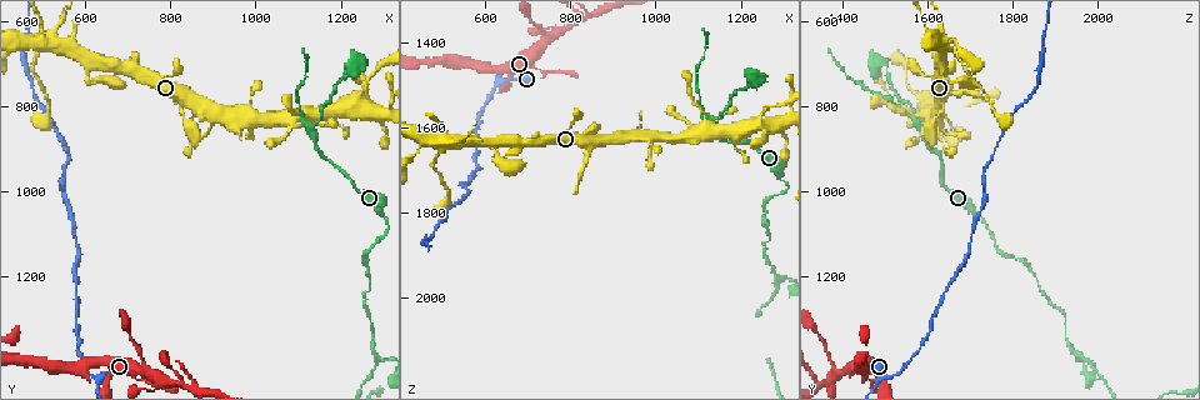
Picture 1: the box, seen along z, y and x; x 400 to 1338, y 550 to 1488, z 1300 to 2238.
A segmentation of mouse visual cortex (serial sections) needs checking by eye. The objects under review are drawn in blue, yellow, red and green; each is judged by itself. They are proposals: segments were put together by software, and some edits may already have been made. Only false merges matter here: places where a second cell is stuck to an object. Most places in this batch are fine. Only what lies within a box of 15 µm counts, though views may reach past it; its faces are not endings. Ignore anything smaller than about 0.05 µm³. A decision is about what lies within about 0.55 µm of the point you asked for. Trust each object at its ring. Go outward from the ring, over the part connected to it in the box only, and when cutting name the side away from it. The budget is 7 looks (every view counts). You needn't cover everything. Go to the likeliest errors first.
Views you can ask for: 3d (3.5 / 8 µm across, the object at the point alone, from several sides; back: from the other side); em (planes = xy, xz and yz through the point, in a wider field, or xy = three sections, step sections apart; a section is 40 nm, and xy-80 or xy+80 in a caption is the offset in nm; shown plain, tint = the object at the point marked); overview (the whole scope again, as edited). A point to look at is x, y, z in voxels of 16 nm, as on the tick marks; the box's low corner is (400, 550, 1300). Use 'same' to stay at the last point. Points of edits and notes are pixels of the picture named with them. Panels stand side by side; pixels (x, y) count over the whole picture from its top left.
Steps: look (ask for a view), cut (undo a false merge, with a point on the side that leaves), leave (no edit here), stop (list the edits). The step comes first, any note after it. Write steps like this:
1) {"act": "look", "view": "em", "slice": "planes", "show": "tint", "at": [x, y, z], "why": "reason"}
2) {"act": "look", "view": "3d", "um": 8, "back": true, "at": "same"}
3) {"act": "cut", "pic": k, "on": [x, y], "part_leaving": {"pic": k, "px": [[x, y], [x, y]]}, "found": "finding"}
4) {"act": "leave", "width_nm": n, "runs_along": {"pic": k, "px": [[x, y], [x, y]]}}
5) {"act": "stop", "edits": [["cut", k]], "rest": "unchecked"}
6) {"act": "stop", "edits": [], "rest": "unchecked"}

{"act": "look", "view": "em", "slice": "xy", "step": 5, "show": "tint", "at": [1130, 850, 1580], "why": "side arm on a straight run"}

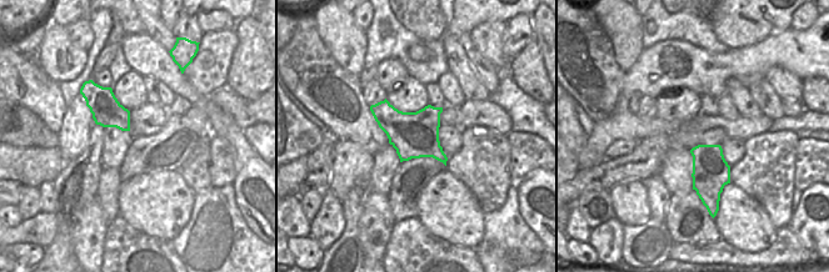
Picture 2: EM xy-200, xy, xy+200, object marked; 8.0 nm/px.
{"act": "look", "view": "3d", "um": 3.5, "at": "same"}

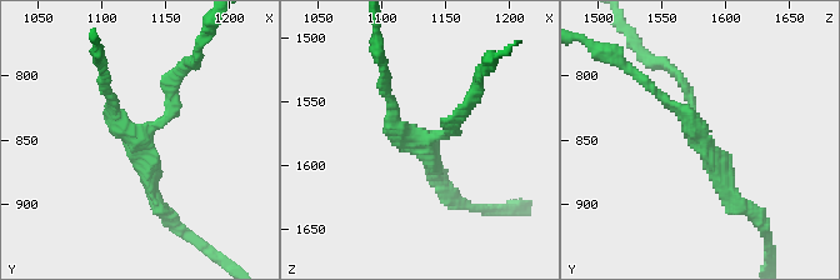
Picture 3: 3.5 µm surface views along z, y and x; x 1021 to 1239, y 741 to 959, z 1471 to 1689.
{"act": "leave", "arm_widths_nm": [100, 150, 200], "runs_along": {"pic": 3, "px": [[743, 206], [698, 134], [679, 76]]}, "found": "one cell here"}

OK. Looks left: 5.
{"act": "look", "view": "3d", "um": 3.5, "at": [1285, 1380, 1955], "why": "two arms in line, one across"}

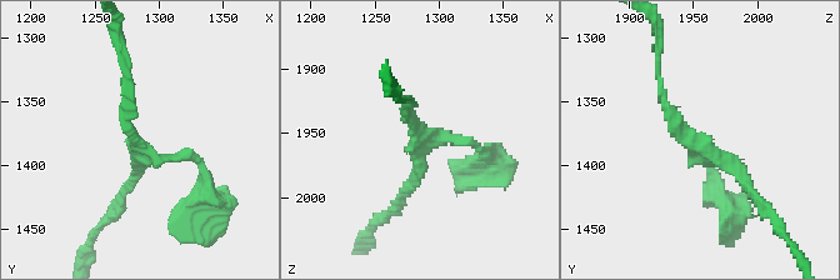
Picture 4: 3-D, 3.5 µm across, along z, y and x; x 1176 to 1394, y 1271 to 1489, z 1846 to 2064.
{"act": "look", "view": "em", "slice": "xy", "step": 5, "show": "plain", "at": [1284, 1384, 1950]}

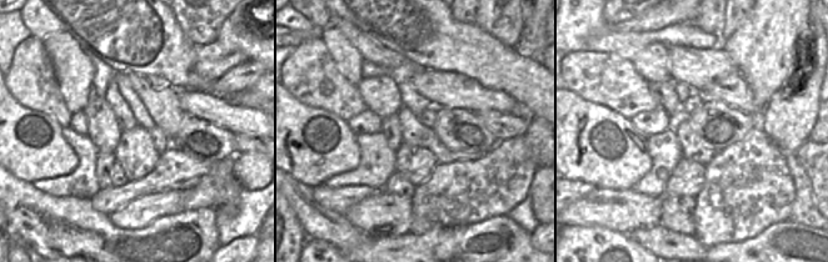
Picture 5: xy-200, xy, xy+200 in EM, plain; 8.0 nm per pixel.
{"act": "look", "view": "em", "slice": "xy", "step": 5, "show": "tint", "at": "same", "why": "where the object lies"}

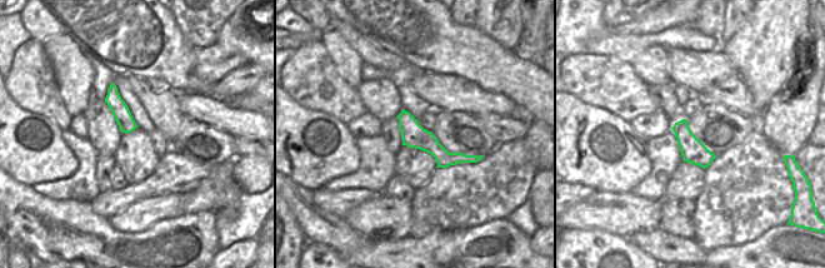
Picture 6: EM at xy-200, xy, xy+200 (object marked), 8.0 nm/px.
{"act": "leave", "arms": 3, "runs_along": {"pic": 6, "px": [[401, 117], [444, 158], [476, 158]]}, "found": "continuous, no second cell"}

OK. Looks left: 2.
{"act": "look", "view": "3d", "um": 3.5, "at": [525, 660, 1630], "why": "thick turns thin"}

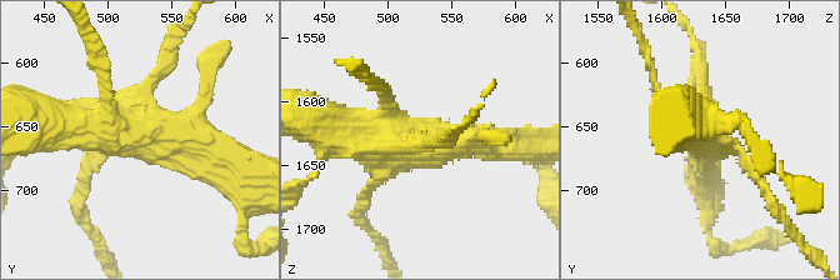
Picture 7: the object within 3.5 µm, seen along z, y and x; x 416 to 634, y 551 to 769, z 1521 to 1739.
{"act": "look", "view": "em", "slice": "xy", "step": 3, "show": "tint", "at": "same"}

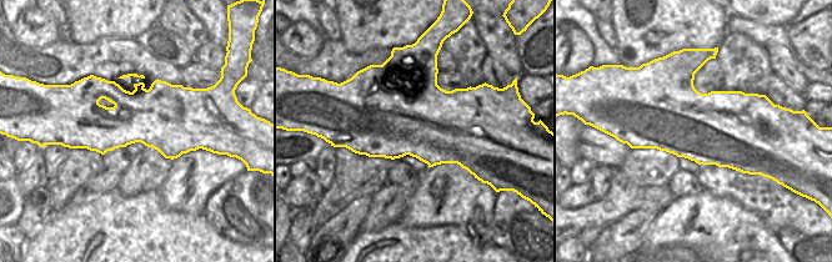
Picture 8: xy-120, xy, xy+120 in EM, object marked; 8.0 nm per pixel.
{"act": "leave", "runs_along": {"pic": 7, "px": [[211, 150], [54, 124]]}, "found": "continuous, no second cell"}

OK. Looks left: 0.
{"act": "stop", "edits": [], "rest": "unchecked"}

